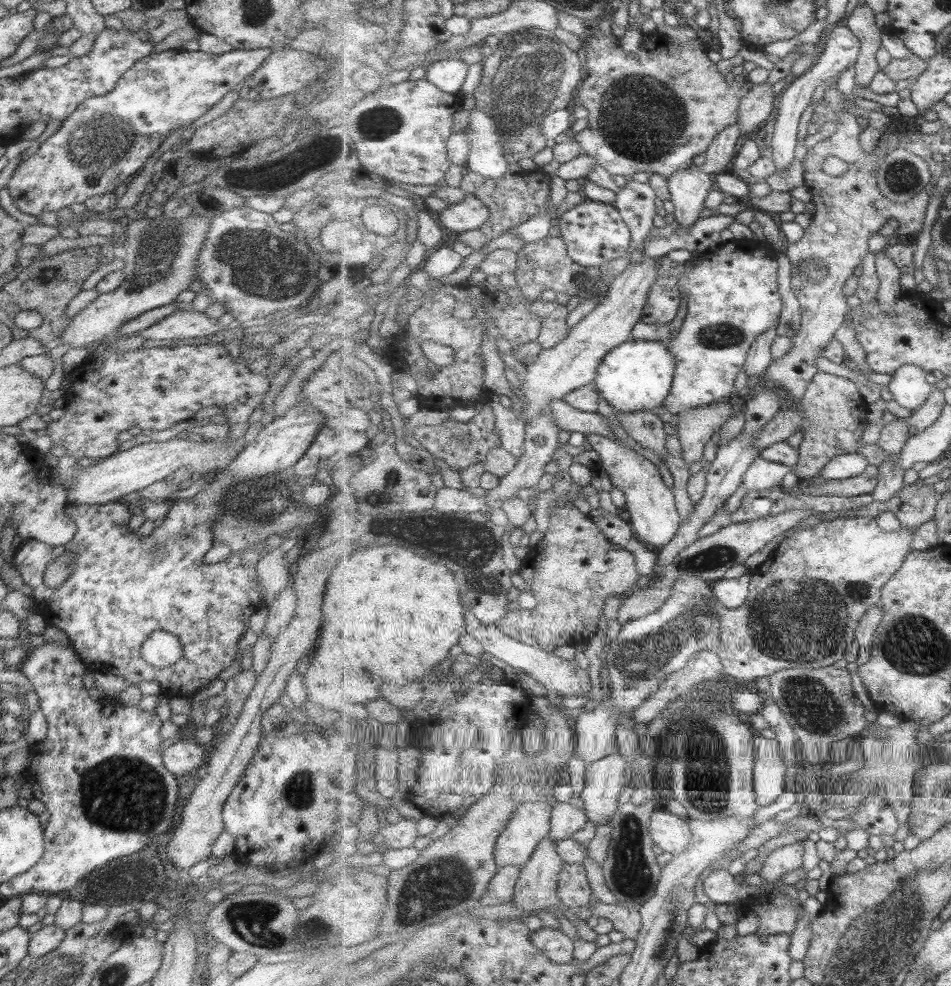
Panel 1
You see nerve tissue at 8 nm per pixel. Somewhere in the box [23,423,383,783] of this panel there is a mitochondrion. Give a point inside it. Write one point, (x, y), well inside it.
(254, 503)

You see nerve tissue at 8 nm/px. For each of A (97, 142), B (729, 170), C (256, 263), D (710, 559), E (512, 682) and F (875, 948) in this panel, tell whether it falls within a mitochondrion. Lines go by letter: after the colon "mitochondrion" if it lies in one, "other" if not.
A: mitochondrion
B: other
C: mitochondrion
D: mitochondrion
E: other
F: mitochondrion

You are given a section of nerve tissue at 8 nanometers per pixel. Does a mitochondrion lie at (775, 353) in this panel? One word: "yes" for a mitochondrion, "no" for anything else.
no

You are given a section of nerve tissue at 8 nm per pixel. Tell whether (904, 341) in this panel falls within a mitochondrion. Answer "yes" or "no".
no

